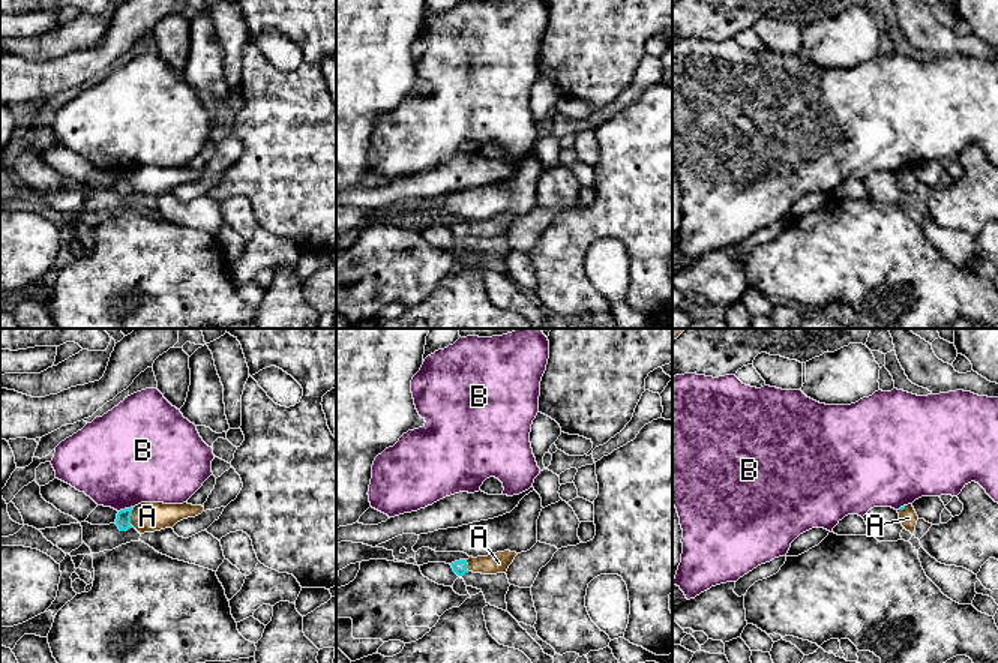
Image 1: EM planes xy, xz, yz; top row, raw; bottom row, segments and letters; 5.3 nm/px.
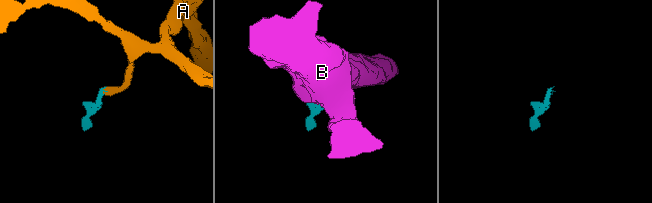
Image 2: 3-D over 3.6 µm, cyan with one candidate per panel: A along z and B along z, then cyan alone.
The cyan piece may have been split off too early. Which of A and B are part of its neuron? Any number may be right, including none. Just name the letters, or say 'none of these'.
A

